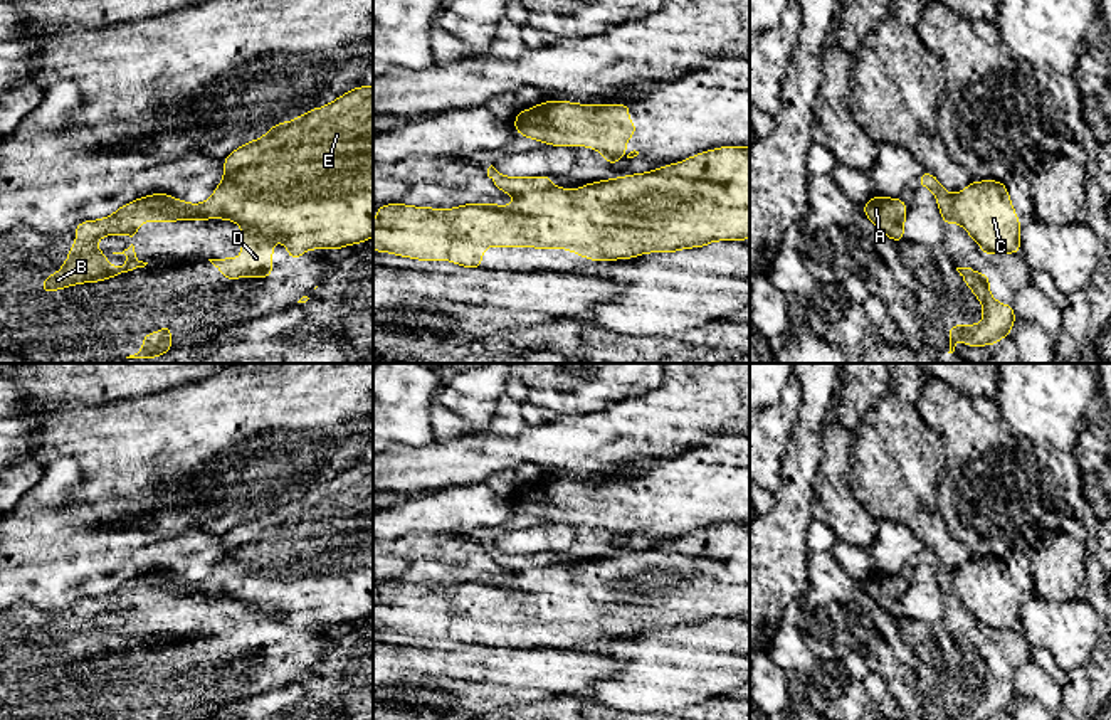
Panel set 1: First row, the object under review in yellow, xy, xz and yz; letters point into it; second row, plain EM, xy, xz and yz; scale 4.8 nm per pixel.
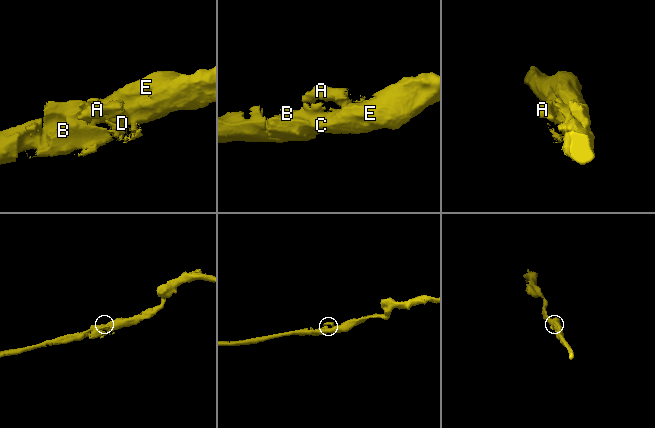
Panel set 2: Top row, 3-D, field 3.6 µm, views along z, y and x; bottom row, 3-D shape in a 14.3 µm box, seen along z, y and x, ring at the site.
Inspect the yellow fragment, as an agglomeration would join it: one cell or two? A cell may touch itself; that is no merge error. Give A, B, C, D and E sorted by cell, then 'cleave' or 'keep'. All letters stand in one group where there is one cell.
A B D / C E | cleave

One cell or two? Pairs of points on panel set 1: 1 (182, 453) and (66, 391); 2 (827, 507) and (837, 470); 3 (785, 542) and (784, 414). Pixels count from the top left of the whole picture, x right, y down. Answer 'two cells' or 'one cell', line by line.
1: two cells
2: one cell
3: two cells

